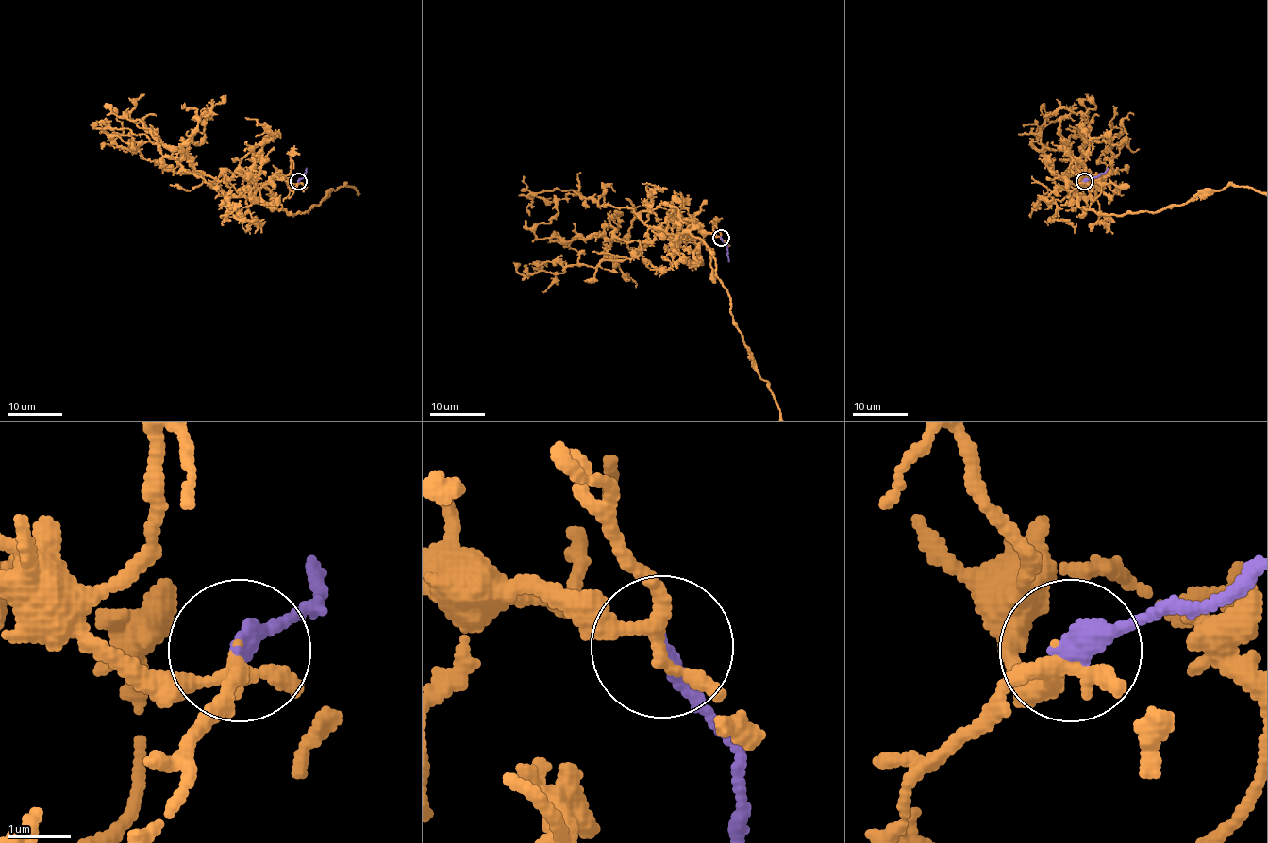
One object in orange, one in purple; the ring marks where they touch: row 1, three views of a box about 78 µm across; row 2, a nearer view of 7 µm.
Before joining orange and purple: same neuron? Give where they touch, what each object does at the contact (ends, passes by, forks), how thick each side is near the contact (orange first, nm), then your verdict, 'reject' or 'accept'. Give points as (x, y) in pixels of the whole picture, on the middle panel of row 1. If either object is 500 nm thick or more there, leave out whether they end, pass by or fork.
place (721, 238); orange forks; purple ends; calibres 200 and 320 nm; accept

